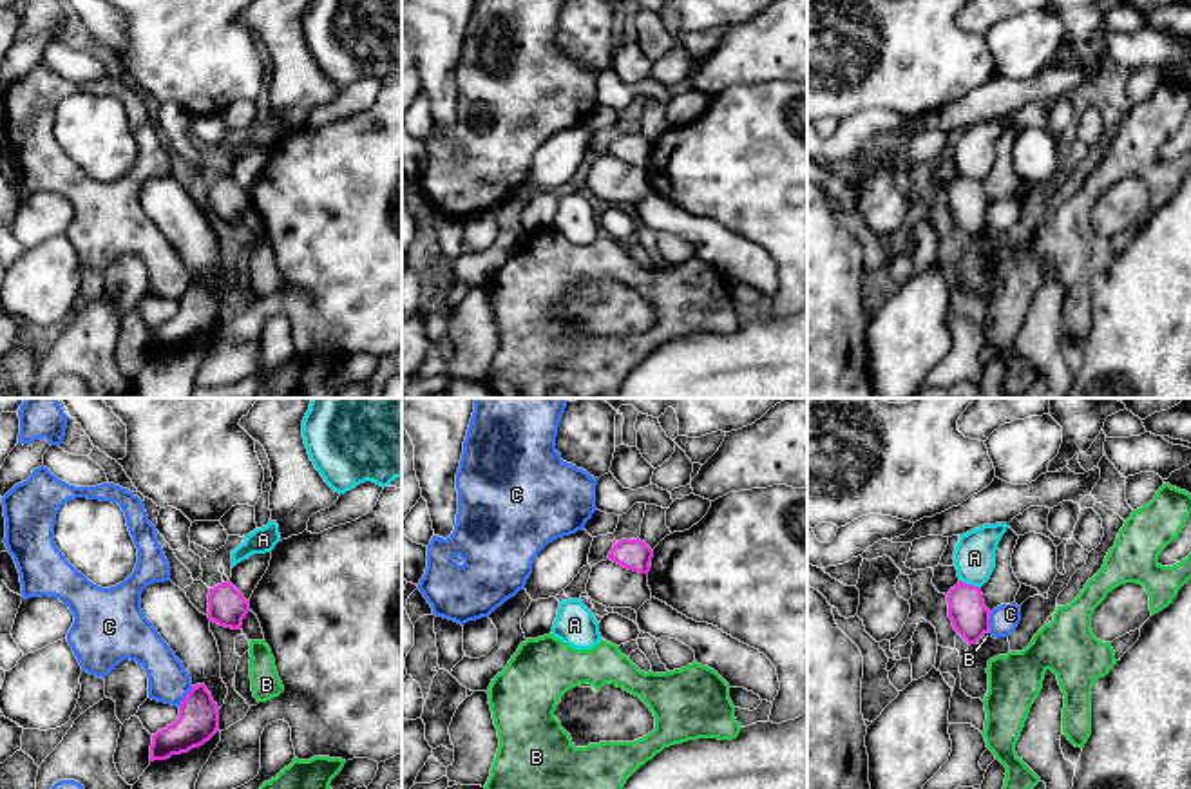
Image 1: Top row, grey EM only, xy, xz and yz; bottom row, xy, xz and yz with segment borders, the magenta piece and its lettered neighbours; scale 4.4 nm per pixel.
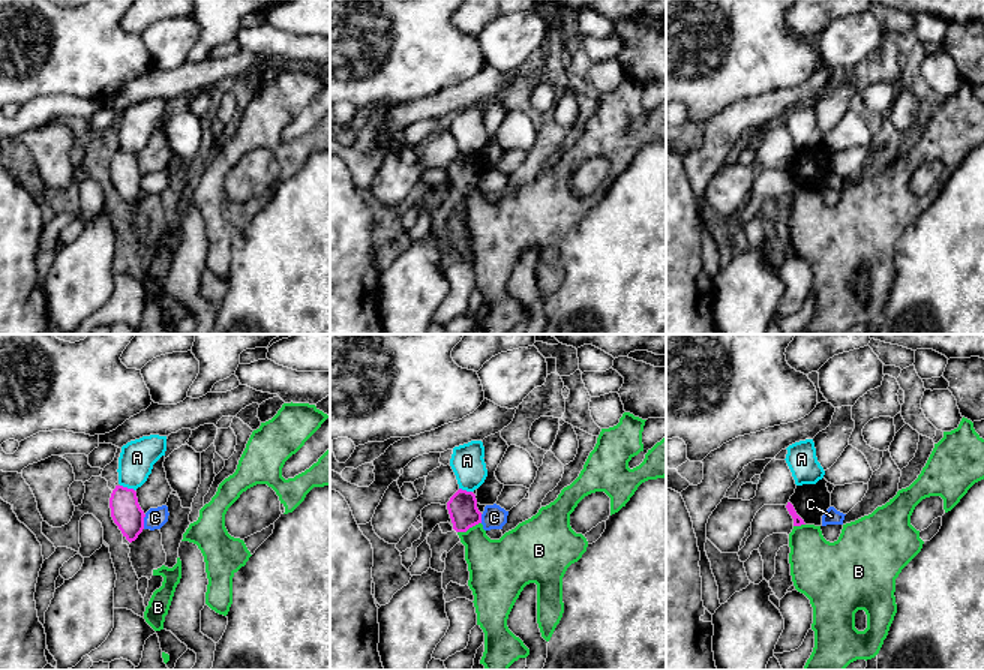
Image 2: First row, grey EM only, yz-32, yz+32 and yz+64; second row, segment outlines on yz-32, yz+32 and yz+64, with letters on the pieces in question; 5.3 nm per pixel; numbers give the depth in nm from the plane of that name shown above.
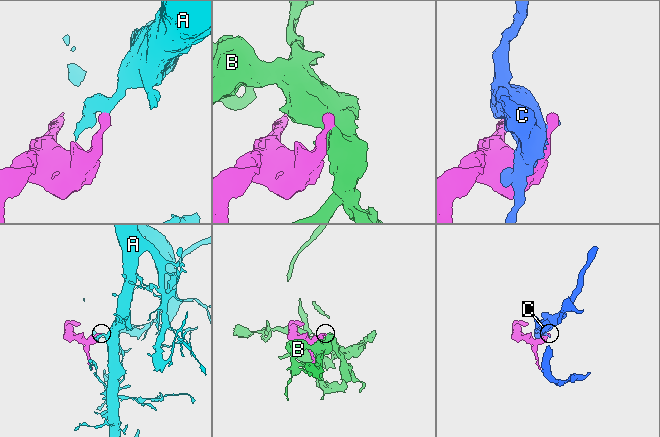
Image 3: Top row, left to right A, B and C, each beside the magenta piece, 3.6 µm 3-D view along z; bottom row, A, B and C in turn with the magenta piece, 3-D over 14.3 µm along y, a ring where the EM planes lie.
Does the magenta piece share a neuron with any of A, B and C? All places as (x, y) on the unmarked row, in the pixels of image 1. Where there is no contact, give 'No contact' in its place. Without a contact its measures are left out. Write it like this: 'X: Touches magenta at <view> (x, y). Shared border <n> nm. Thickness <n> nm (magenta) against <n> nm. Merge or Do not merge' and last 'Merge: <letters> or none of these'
A: Touches magenta at yz (971, 180). Shared border 100 nm. Thickness 170 nm (magenta) against 190 nm. Do not merge
B: Touches magenta at yz (981, 230). Shared border 80 nm. Thickness 170 nm (magenta) against 30 nm. Do not merge
C: Touches magenta at xy (185, 292). Shared border 120 nm. Thickness 180 nm (magenta) against 180 nm. Do not merge
Merge: none of these

